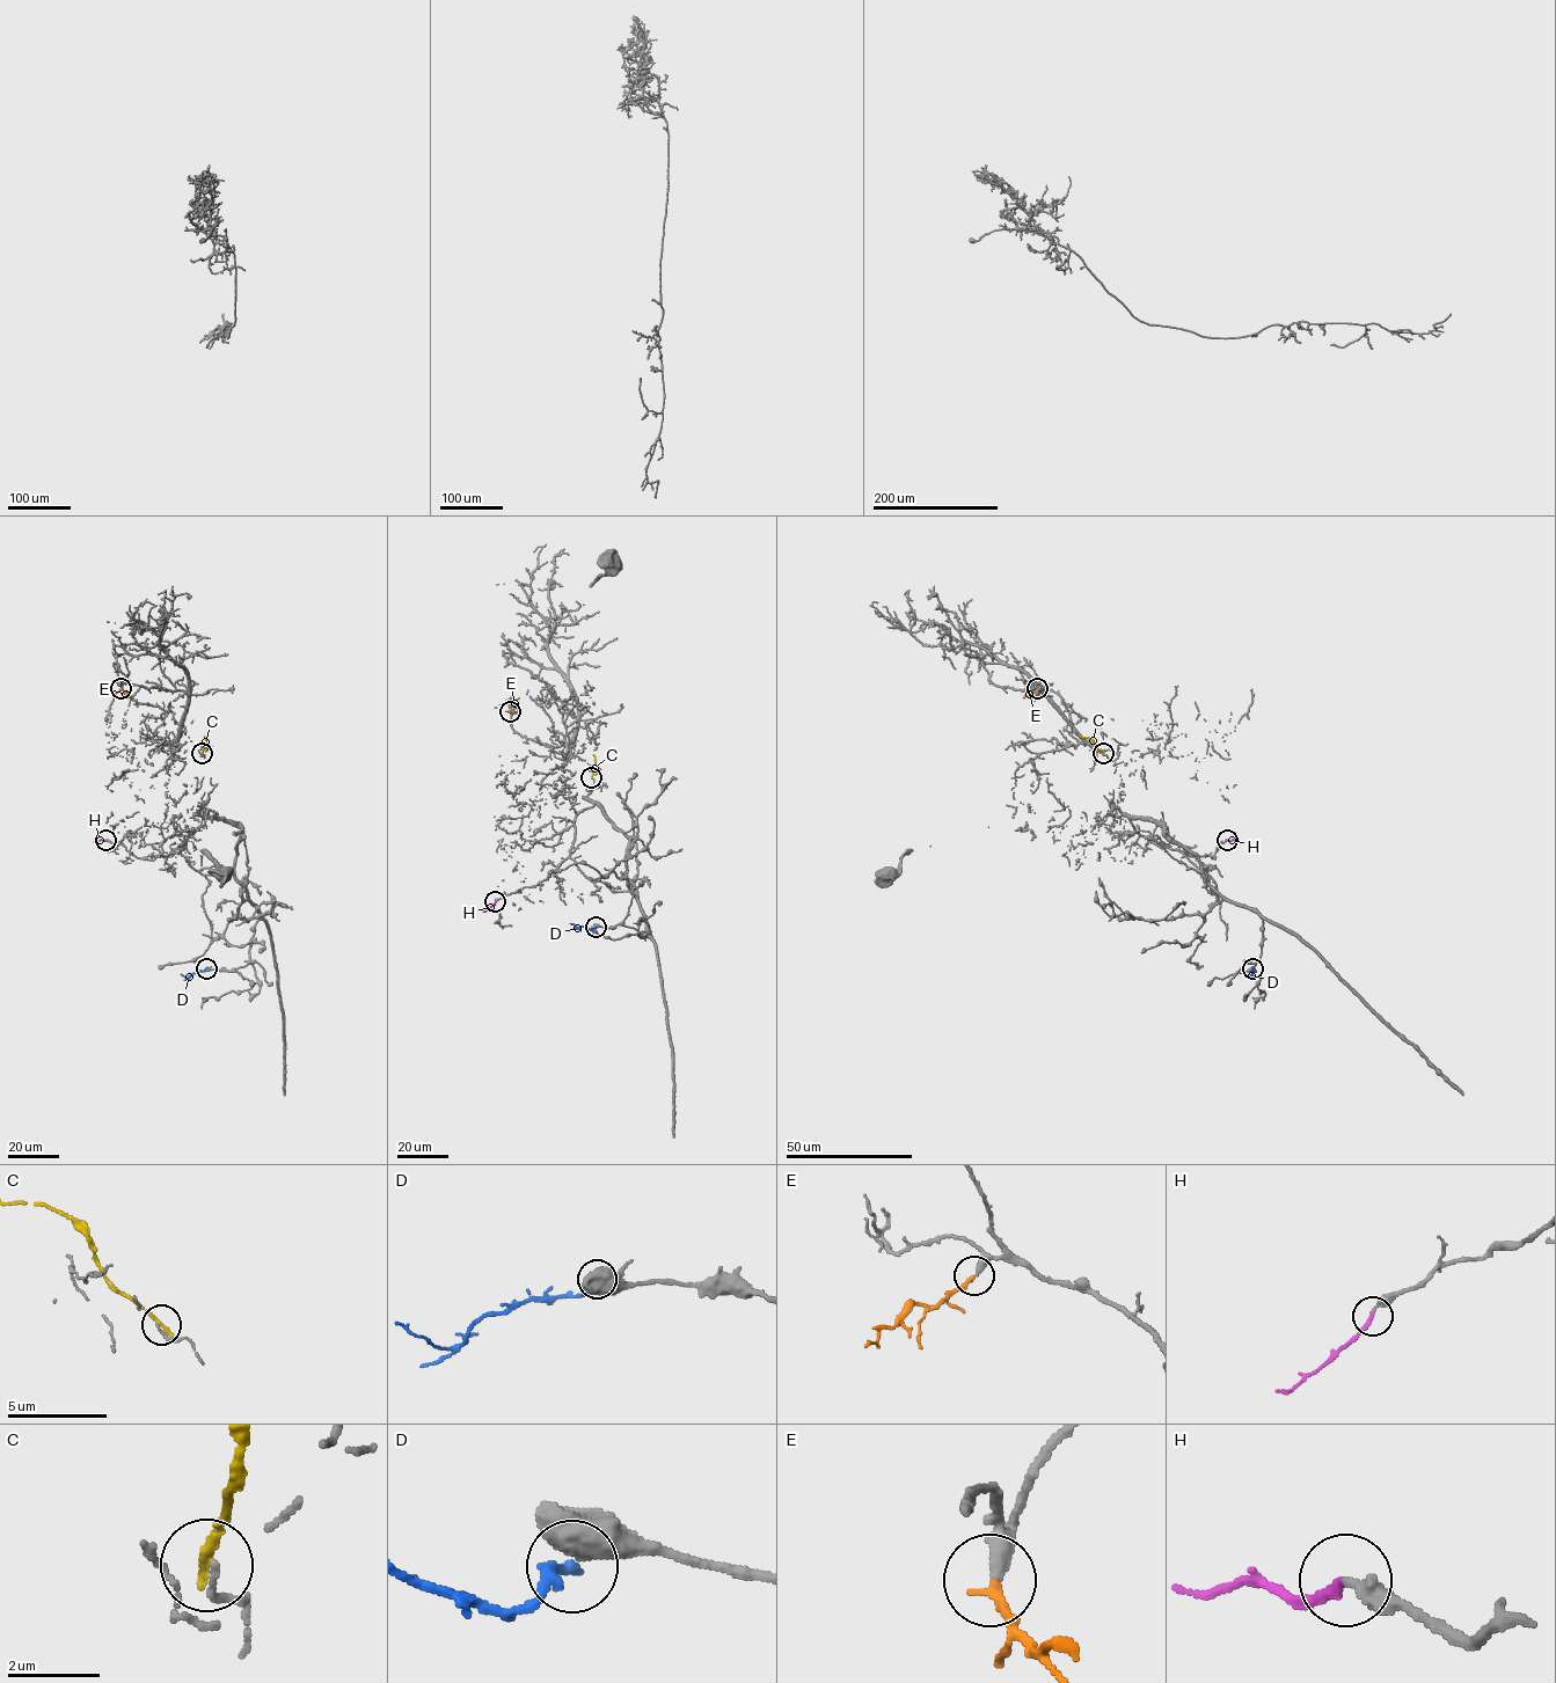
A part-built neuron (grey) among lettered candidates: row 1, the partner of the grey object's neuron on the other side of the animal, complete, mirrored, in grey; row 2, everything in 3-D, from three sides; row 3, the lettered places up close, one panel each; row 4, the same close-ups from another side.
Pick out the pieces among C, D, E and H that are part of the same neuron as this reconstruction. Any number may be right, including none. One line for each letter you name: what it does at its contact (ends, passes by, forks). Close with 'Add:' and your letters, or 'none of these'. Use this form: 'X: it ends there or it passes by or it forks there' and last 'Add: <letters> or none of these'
E: it ends there
H: it ends there
Add: E, H

